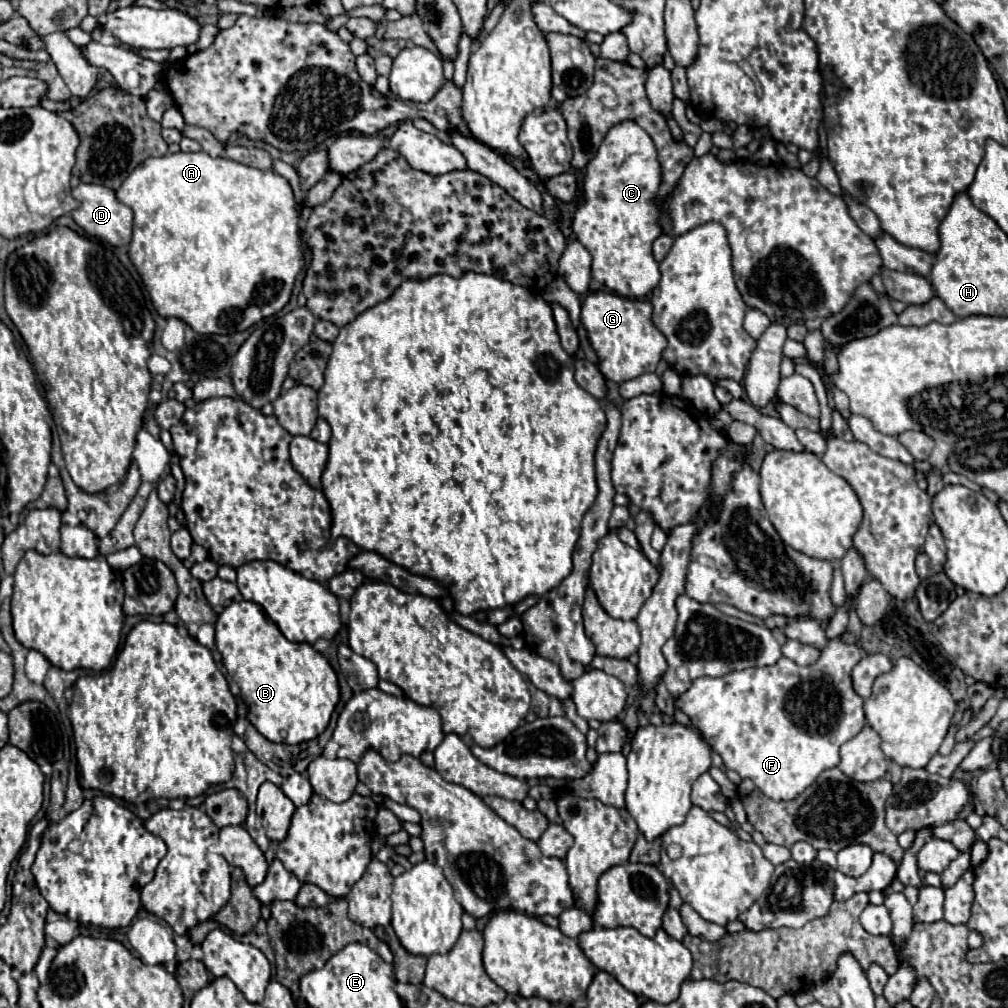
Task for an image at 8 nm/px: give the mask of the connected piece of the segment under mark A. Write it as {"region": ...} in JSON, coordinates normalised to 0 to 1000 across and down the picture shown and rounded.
{"region":[[[178,150],[178,152],[166,152],[164,156],[148,156],[146,160],[136,164],[134,170],[114,189],[114,193],[122,203],[130,205],[134,211],[132,237],[128,243],[128,257],[134,263],[136,271],[140,273],[140,279],[142,279],[144,287],[148,289],[152,305],[156,307],[156,311],[160,314],[164,314],[164,316],[176,314],[176,316],[184,318],[193,330],[199,330],[199,332],[209,332],[209,330],[229,332],[229,330],[247,326],[249,322],[257,320],[259,316],[263,316],[267,313],[273,313],[287,299],[293,275],[301,265],[301,249],[299,249],[299,237],[297,237],[297,209],[293,207],[291,188],[285,182],[285,178],[281,178],[279,174],[275,174],[271,170],[257,170],[257,168],[239,164],[235,160],[223,158],[223,156],[207,156],[203,150],[197,150],[197,152],[180,152]]]}

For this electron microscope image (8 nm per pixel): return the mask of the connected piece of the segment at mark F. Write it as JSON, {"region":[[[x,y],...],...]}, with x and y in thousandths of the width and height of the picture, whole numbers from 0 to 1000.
{"region":[[[824,634],[814,646],[813,656],[803,662],[775,652],[769,660],[725,666],[711,674],[689,674],[688,680],[670,693],[670,703],[676,703],[686,713],[701,737],[715,749],[721,763],[731,765],[737,773],[745,773],[761,791],[783,795],[797,787],[813,767],[828,761],[832,757],[832,741],[858,721],[856,693],[844,680],[844,664],[852,654],[854,644],[850,640]]]}

